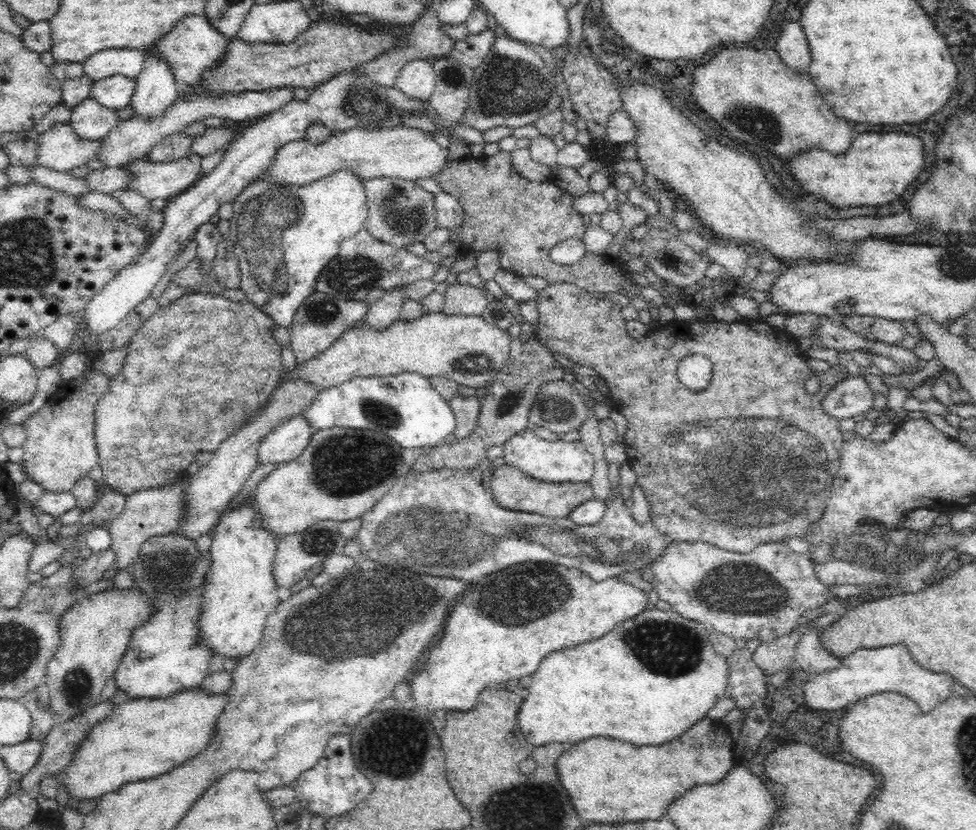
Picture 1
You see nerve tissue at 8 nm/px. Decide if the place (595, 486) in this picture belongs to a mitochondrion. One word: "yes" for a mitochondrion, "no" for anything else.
no

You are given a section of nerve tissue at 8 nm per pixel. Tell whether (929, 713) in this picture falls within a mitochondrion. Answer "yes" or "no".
no

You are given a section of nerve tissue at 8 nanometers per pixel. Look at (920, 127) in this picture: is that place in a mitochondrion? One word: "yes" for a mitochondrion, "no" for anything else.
no

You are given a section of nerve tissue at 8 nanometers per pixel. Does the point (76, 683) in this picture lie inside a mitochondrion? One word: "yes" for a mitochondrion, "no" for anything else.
yes

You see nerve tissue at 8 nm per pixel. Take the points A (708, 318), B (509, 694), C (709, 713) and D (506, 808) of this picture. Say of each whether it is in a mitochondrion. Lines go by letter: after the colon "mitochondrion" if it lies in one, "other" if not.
A: other
B: other
C: other
D: mitochondrion

